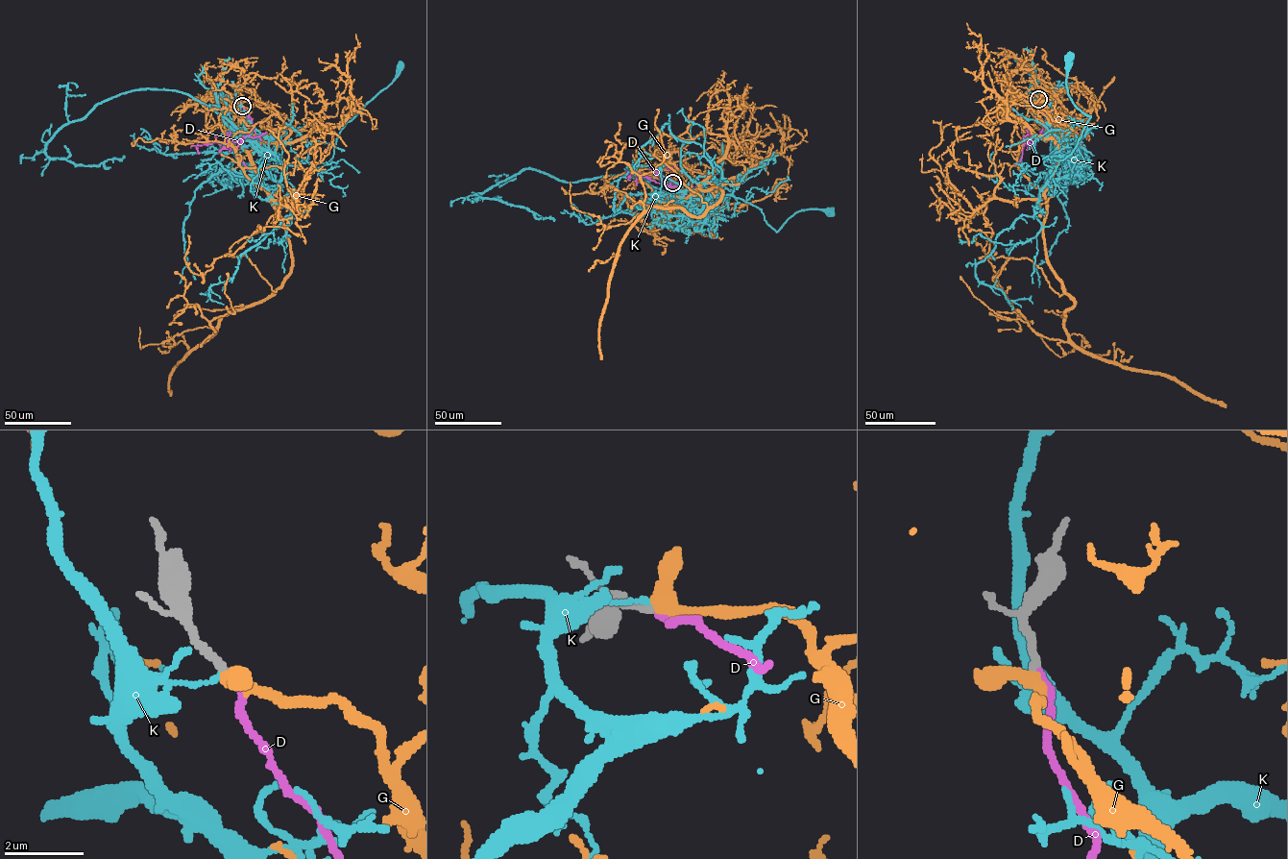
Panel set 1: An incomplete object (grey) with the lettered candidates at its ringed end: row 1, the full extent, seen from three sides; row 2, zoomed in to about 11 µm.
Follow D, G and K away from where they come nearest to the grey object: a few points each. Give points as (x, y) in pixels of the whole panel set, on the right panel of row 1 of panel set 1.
D: (1038, 100), (1046, 116), (1043, 134), (1029, 139), (1032, 141), (1027, 149)
G: (1038, 100), (1068, 137), (1043, 225), (1047, 263), (1074, 302), (1067, 335), (1226, 407)
K: (1038, 100), (1057, 143), (1056, 159), (1051, 161), (1062, 160), (1071, 154), (1090, 117), (1067, 93), (1071, 59)

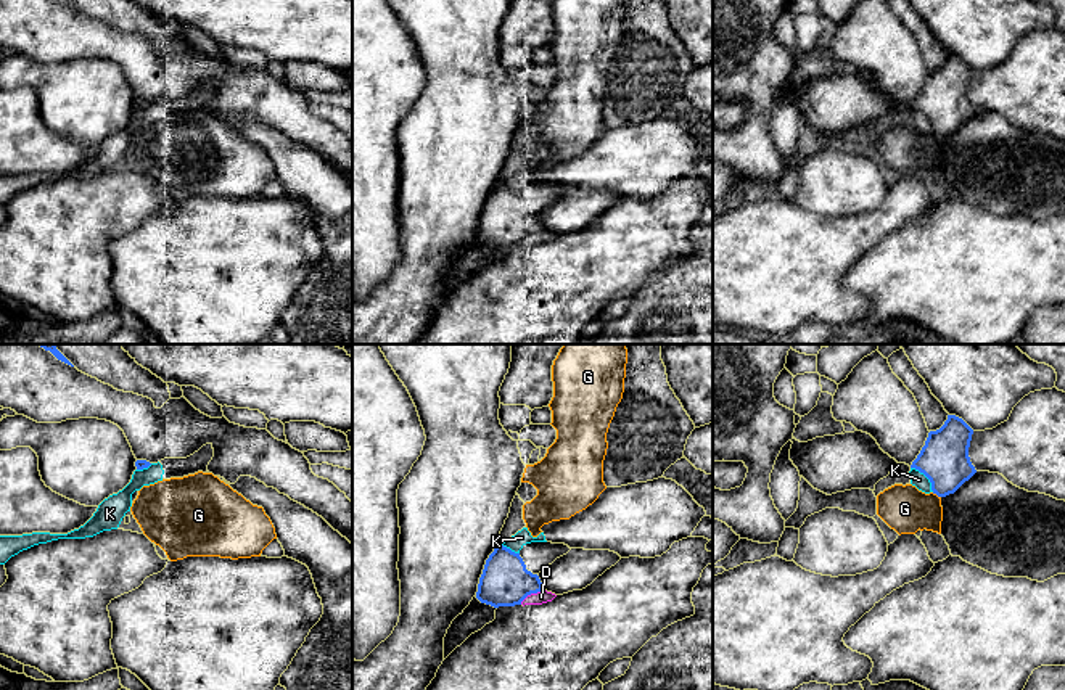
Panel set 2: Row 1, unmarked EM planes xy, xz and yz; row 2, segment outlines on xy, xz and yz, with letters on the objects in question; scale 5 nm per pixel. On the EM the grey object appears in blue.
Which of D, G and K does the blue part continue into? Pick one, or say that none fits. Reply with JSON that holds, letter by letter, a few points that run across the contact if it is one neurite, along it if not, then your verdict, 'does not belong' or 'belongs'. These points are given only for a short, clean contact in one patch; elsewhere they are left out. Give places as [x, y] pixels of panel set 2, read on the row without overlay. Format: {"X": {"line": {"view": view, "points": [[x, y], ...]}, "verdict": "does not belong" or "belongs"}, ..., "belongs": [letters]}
{"D": {"verdict": "belongs"}, "G": {"verdict": "does not belong"}, "K": {"verdict": "does not belong"}, "belongs": ["D"]}

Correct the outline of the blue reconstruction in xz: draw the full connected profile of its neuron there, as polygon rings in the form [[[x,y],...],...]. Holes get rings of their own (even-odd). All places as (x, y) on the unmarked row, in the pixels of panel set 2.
[[[500,183],[486,199],[476,232],[481,243],[494,248],[542,244],[555,236],[555,233],[544,228],[537,214],[526,209],[520,193]]]

